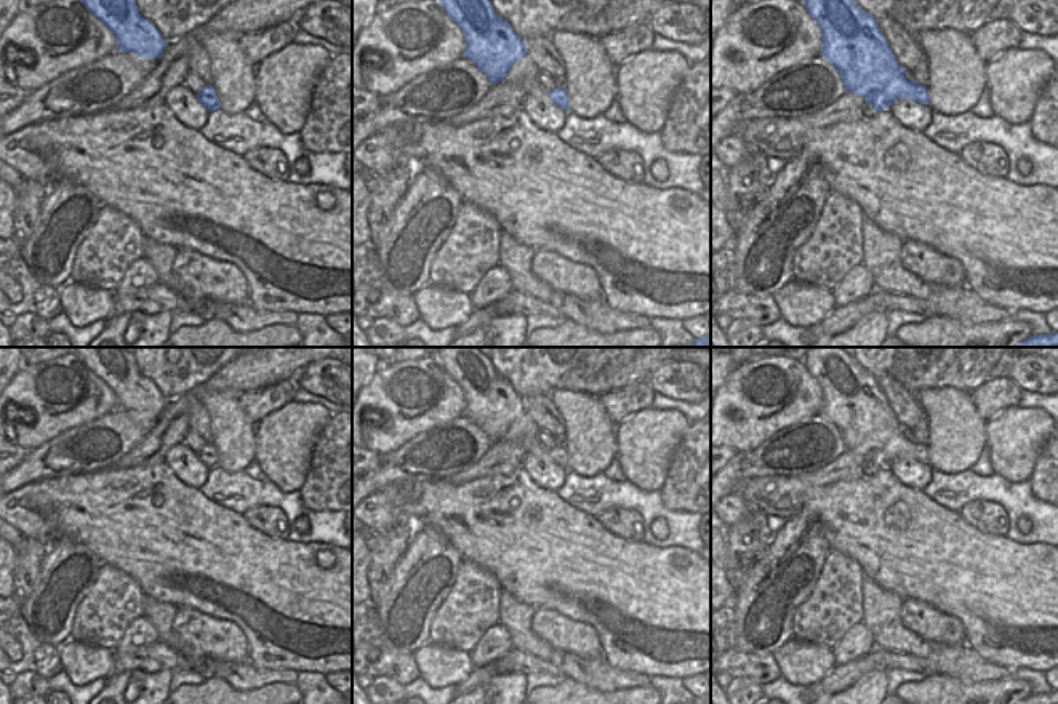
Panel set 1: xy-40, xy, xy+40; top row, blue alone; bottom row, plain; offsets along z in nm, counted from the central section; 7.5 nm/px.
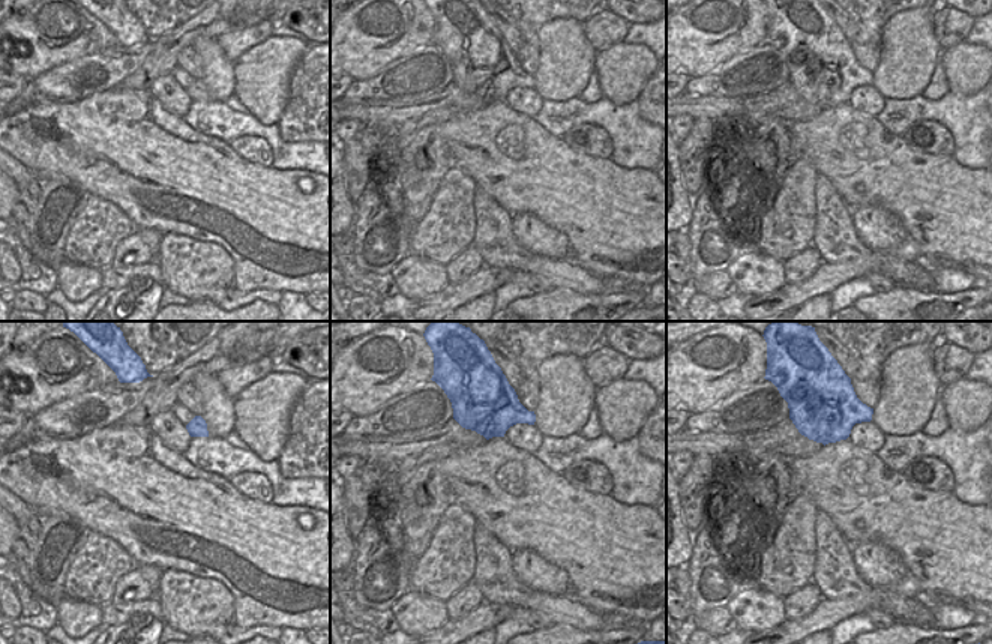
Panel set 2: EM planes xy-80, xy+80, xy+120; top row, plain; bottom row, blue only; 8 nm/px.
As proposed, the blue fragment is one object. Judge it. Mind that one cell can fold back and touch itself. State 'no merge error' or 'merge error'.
no merge error

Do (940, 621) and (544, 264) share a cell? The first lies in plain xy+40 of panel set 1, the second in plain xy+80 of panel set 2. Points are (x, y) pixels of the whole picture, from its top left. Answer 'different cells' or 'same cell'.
different cells

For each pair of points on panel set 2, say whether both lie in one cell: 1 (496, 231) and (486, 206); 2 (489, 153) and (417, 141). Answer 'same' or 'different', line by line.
1: same
2: different

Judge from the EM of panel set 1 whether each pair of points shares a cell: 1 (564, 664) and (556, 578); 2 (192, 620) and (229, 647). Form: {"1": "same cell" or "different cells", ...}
{"1": "different cells", "2": "same cell"}

